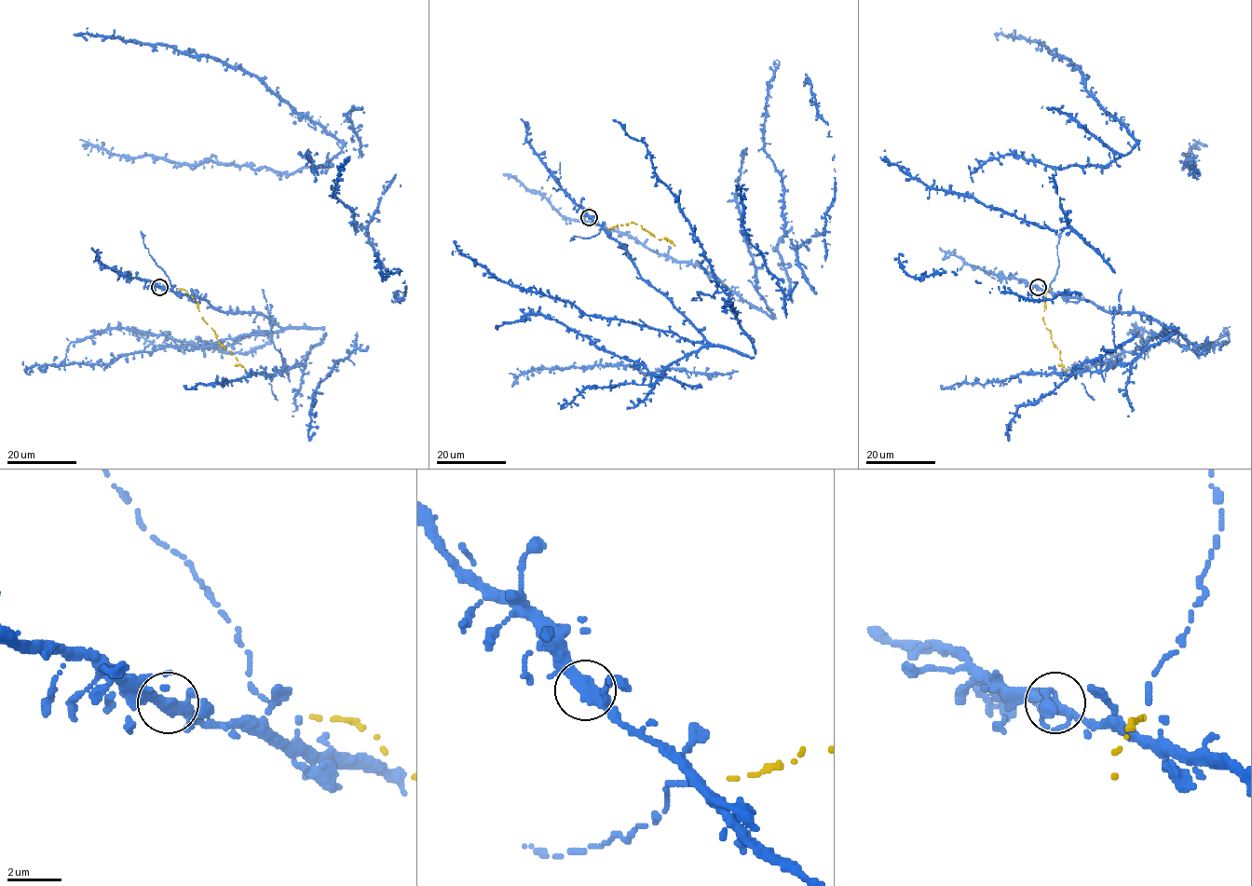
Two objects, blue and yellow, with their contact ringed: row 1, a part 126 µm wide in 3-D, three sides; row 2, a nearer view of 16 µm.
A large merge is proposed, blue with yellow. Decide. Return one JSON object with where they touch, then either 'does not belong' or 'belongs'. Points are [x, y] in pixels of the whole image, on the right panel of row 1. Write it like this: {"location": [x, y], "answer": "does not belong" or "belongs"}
{"location": [1038, 287], "answer": "belongs"}

